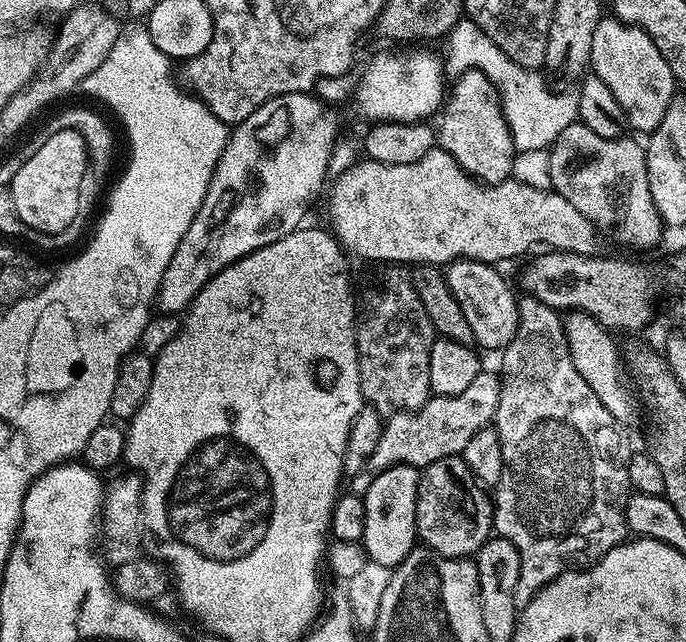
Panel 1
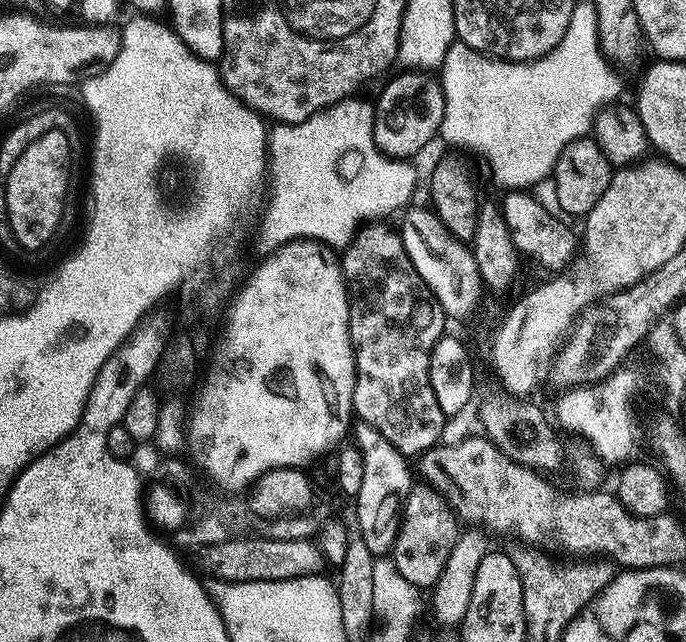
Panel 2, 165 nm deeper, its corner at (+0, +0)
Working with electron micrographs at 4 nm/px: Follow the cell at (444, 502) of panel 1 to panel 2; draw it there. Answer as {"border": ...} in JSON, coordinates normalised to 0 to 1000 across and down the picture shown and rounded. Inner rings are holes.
{"border":[[[606,751],[595,765],[595,774],[589,777],[583,830],[577,835],[577,849],[571,852],[569,868],[577,879],[580,891],[606,917],[624,919],[644,894],[665,841],[672,835],[672,812],[659,796],[659,787],[647,768],[622,751]]]}

